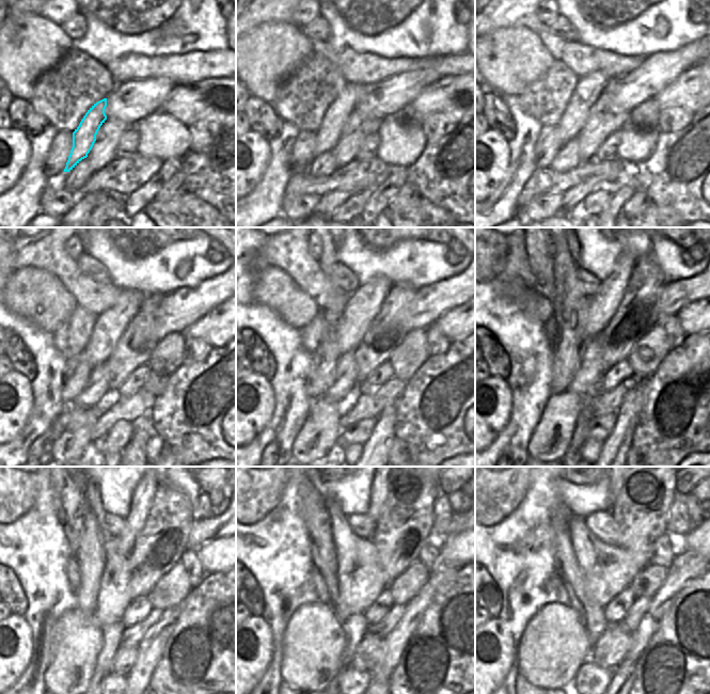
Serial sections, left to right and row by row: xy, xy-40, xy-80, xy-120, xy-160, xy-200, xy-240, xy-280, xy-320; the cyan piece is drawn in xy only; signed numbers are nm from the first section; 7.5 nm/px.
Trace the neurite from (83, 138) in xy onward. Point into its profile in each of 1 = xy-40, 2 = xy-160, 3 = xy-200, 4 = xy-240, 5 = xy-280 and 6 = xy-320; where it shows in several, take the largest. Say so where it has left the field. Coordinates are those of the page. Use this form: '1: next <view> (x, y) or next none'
1: next xy-40 (328, 133)
2: next xy-160 (364, 303)
3: next xy-200 (599, 309)
4: next xy-240 (143, 493)
5: next xy-280 (378, 497)
6: next xy-320 (615, 488)

